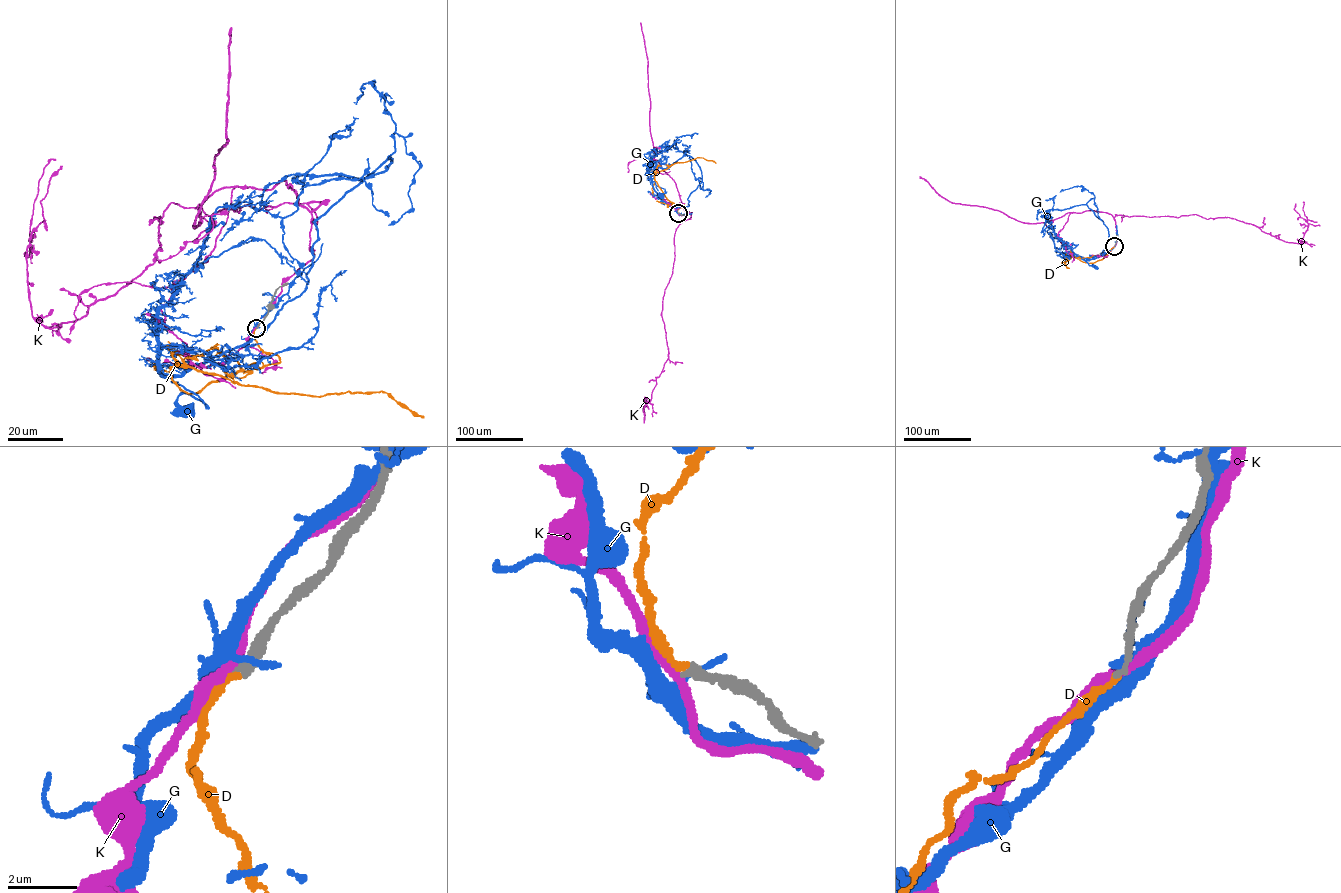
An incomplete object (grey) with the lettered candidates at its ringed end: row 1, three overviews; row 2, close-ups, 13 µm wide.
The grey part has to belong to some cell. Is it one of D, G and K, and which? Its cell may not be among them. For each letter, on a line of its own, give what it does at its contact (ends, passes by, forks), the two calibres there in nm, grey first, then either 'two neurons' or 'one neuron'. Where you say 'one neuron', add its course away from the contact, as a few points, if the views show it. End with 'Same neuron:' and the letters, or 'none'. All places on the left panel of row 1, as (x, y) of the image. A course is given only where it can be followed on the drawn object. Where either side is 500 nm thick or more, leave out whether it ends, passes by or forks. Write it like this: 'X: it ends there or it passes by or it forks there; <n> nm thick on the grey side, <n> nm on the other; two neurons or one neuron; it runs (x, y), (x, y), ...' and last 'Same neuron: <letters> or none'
D: it ends there; 240 nm thick on the grey side, 170 nm on the other; one neuron; it runs (257, 328), (279, 363), (199, 393), (171, 378), (192, 367), (275, 392), (383, 391), (423, 418)
G: it ends there; 320 nm thick on the grey side, 300 nm on the other; two neurons
K: it passes by; 240 nm thick on the grey side, 300 nm on the other; two neurons
Same neuron: D

